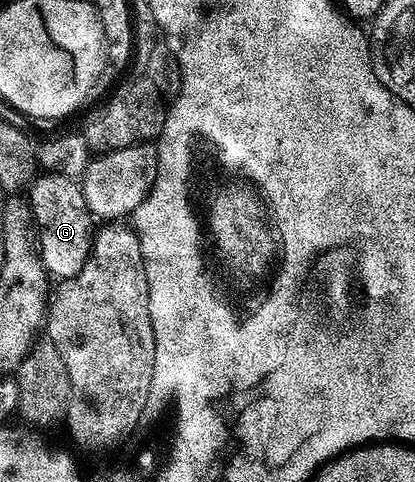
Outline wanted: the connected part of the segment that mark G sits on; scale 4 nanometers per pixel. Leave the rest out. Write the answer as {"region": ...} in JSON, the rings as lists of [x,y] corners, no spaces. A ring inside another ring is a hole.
{"region":[[[45,172],[33,180],[30,186],[31,193],[30,204],[36,220],[40,258],[44,270],[52,279],[78,275],[92,250],[94,236],[94,218],[84,198],[81,182],[64,177],[61,173]]]}

